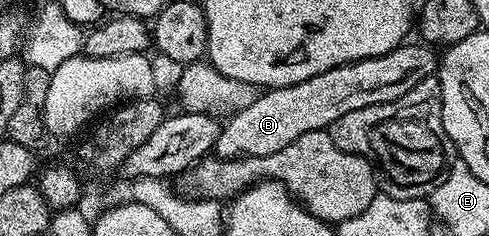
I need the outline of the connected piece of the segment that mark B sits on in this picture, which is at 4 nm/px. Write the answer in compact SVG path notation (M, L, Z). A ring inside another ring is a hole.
M406 41L386 55L345 63L335 69L327 69L327 73L319 73L315 77L311 77L307 81L299 81L295 85L262 90L261 96L249 108L228 116L224 120L215 148L216 154L222 159L240 159L247 155L255 157L270 155L291 145L291 141L295 141L295 137L303 137L303 133L332 128L333 123L339 121L339 117L347 117L347 113L355 113L355 109L367 109L367 105L390 103L403 97L403 93L415 89L415 85L419 85L419 81L434 78L439 71L438 52L424 42L413 42Z

